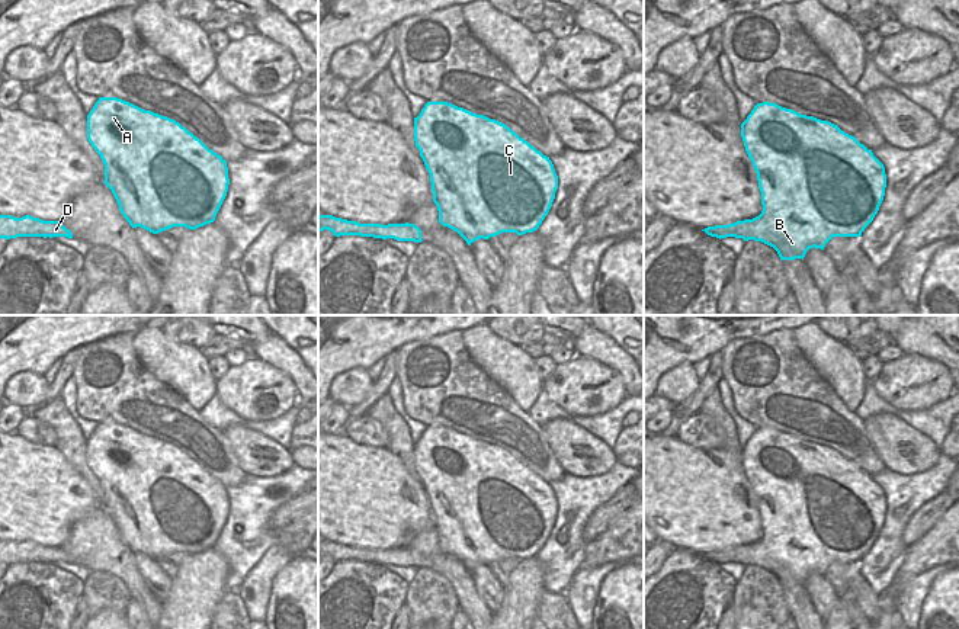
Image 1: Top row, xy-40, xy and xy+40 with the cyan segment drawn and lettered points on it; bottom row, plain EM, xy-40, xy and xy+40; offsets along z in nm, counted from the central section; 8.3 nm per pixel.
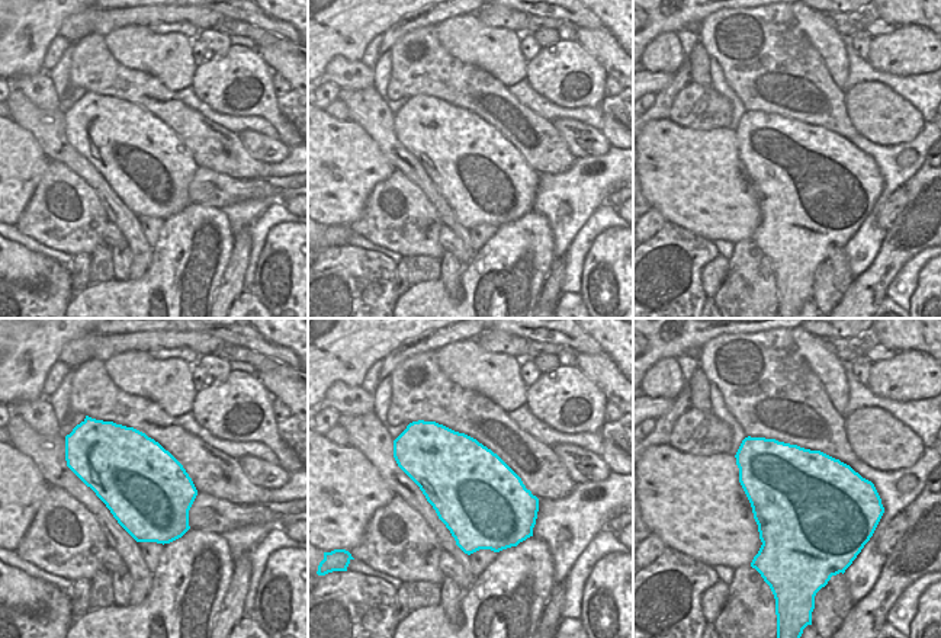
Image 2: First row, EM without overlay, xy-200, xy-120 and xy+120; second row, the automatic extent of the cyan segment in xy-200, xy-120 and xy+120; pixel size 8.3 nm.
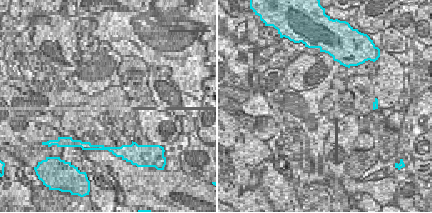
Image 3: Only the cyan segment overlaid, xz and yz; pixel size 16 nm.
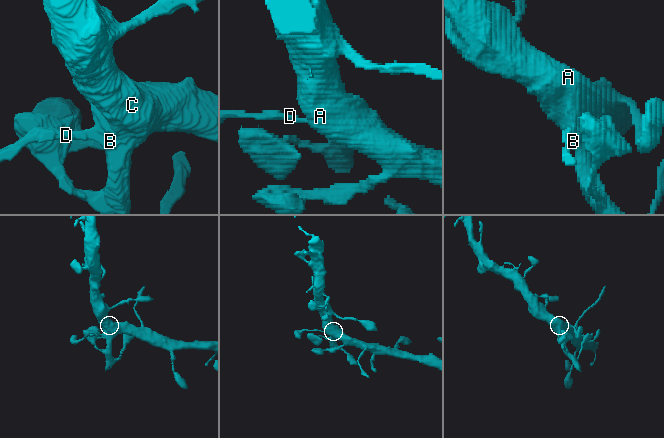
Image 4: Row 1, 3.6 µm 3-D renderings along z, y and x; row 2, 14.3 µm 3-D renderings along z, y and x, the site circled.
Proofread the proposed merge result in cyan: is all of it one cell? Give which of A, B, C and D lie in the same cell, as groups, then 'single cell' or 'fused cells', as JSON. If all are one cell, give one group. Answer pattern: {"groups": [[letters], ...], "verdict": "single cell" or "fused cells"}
{"groups": [["A", "B", "C", "D"]], "verdict": "single cell"}

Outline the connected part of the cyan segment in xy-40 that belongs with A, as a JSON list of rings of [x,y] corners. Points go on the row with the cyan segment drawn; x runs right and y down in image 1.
[[[99,97],[87,115],[87,139],[105,164],[103,183],[112,190],[132,228],[158,234],[173,227],[196,230],[215,221],[230,184],[227,161],[174,119],[118,97]]]

